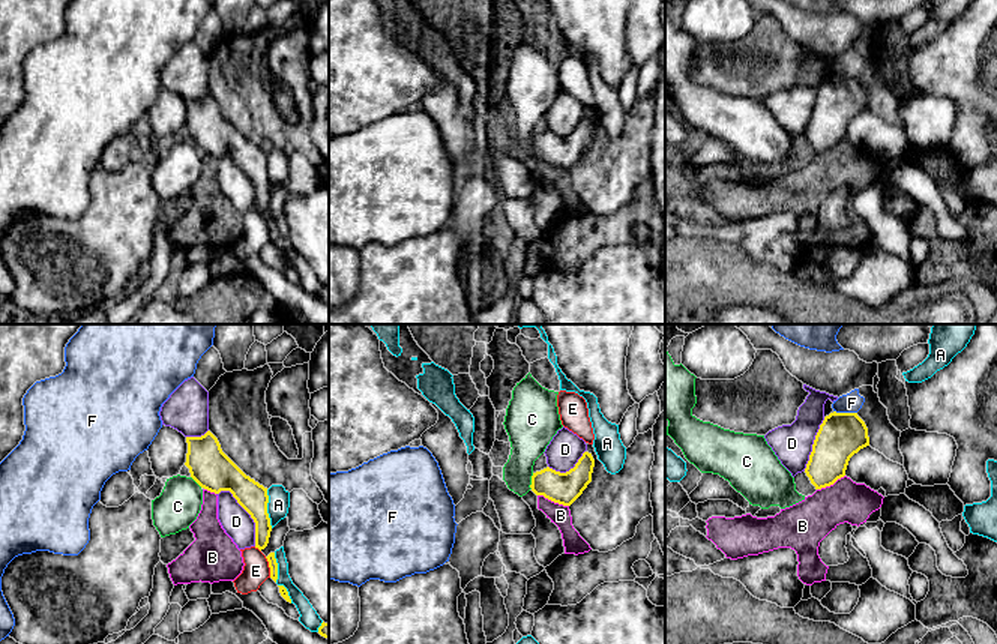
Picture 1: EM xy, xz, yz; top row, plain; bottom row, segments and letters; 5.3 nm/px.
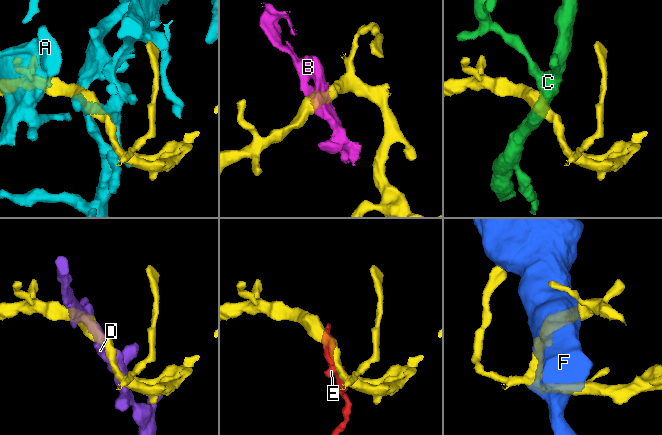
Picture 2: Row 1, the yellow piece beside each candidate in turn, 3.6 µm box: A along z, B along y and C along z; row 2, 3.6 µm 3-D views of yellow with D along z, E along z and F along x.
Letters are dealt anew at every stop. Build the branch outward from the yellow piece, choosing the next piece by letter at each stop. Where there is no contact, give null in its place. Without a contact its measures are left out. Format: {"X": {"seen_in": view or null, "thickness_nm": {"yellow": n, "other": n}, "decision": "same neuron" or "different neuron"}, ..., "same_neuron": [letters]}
{"A": {"seen_in": "xy", "thickness_nm": {"yellow": 160, "other": 120}, "decision": "different neuron"}, "B": {"seen_in": "xz", "thickness_nm": {"yellow": 170, "other": 110}, "decision": "different neuron"}, "C": {"seen_in": "xz", "thickness_nm": {"yellow": 170, "other": 220}, "decision": "different neuron"}, "D": {"seen_in": "xy", "thickness_nm": {"yellow": 190, "other": 160}, "decision": "different neuron"}, "E": {"seen_in": "xy", "thickness_nm": {"yellow": 50, "other": 140}, "decision": "different neuron"}, "F": {"seen_in": "yz", "thickness_nm": {"yellow": 240, "other": 110}, "decision": "different neuron"}, "same_neuron": []}

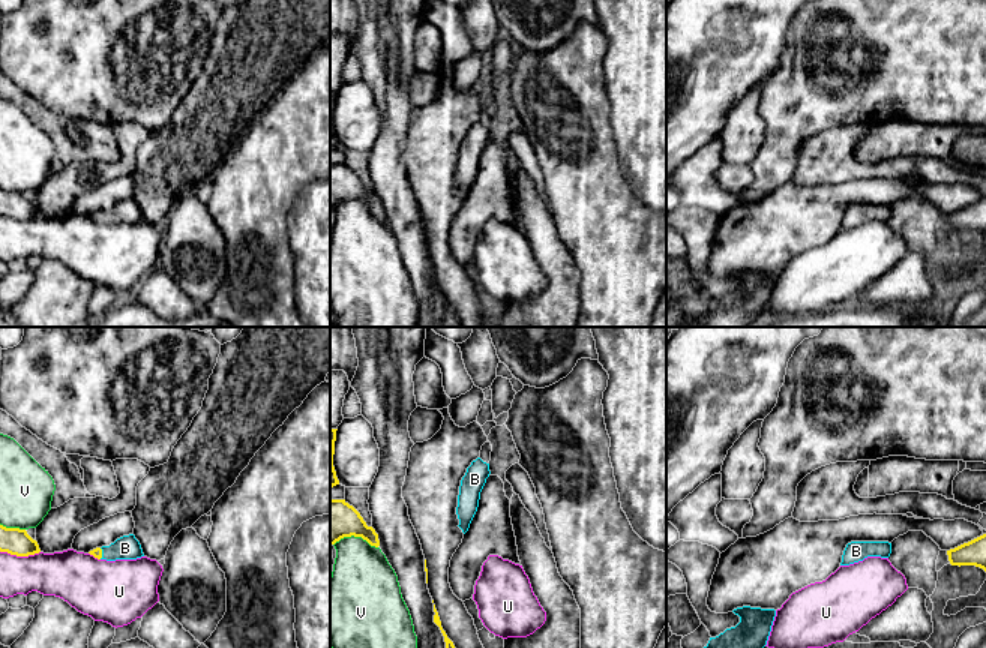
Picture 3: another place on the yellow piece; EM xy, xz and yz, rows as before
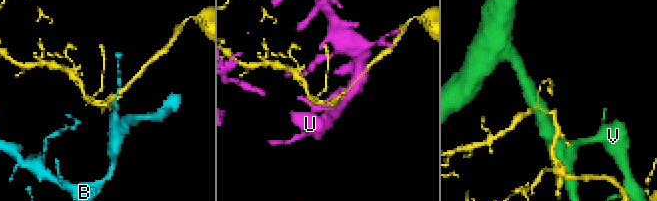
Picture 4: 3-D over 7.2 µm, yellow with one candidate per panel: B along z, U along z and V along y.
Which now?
{"B": {"seen_in": "xy", "thickness_nm": {"yellow": 50, "other": 130}, "decision": "same neuron"}, "U": {"seen_in": "xy", "thickness_nm": {"yellow": 140, "other": 240}, "decision": "different neuron"}, "V": {"seen_in": "xz", "thickness_nm": {"yellow": 220, "other": 340}, "decision": "different neuron"}, "same_neuron": ["B"]}

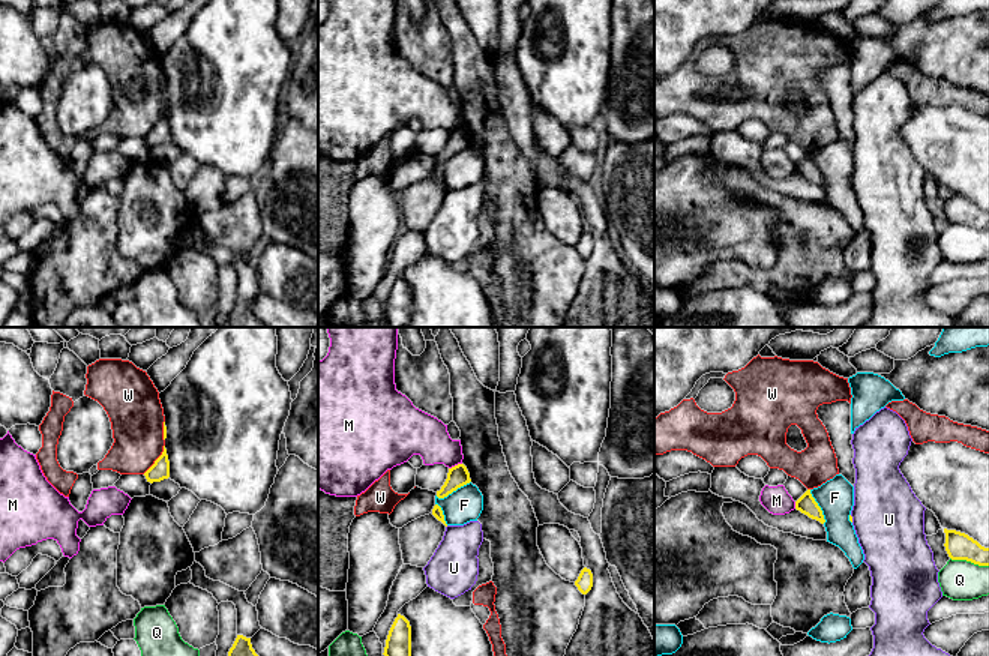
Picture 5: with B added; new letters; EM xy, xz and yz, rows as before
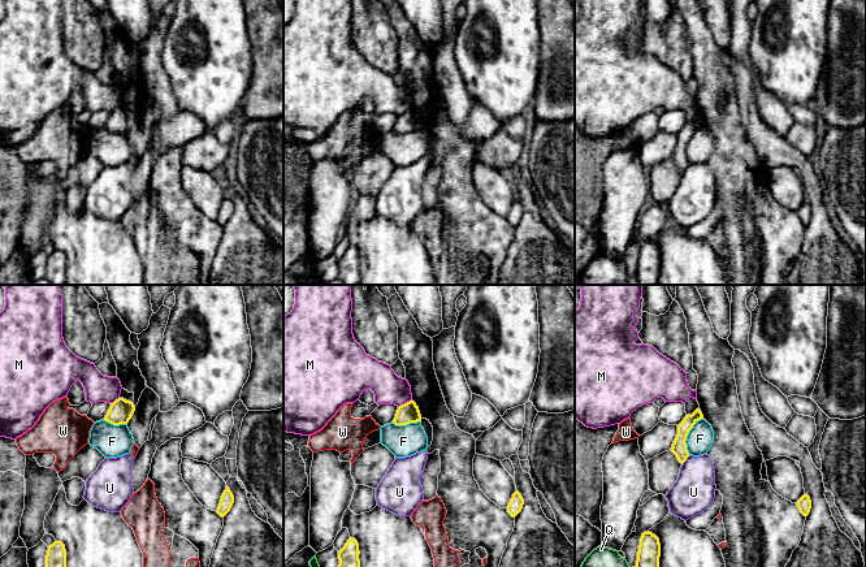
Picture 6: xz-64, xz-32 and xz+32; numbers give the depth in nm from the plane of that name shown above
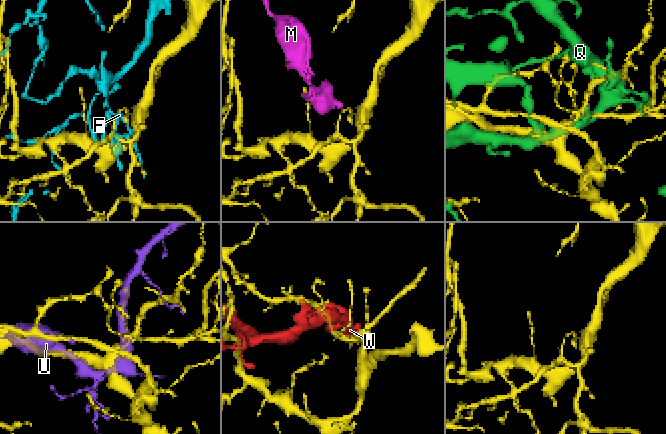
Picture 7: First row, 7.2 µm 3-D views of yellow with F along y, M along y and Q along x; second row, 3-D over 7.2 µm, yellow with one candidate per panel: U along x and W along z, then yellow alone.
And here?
{"F": {"seen_in": "xz", "thickness_nm": {"yellow": 120, "other": 190}, "decision": "different neuron"}, "M": {"seen_in": "xz", "thickness_nm": {"yellow": 120, "other": 220}, "decision": "different neuron"}, "Q": {"seen_in": "yz", "thickness_nm": {"yellow": 140, "other": 220}, "decision": "different neuron"}, "U": {"seen_in": "yz", "thickness_nm": {"yellow": 20, "other": 380}, "decision": "different neuron"}, "W": {"seen_in": "xy", "thickness_nm": {"yellow": 100, "other": 280}, "decision": "different neuron"}, "same_neuron": []}

